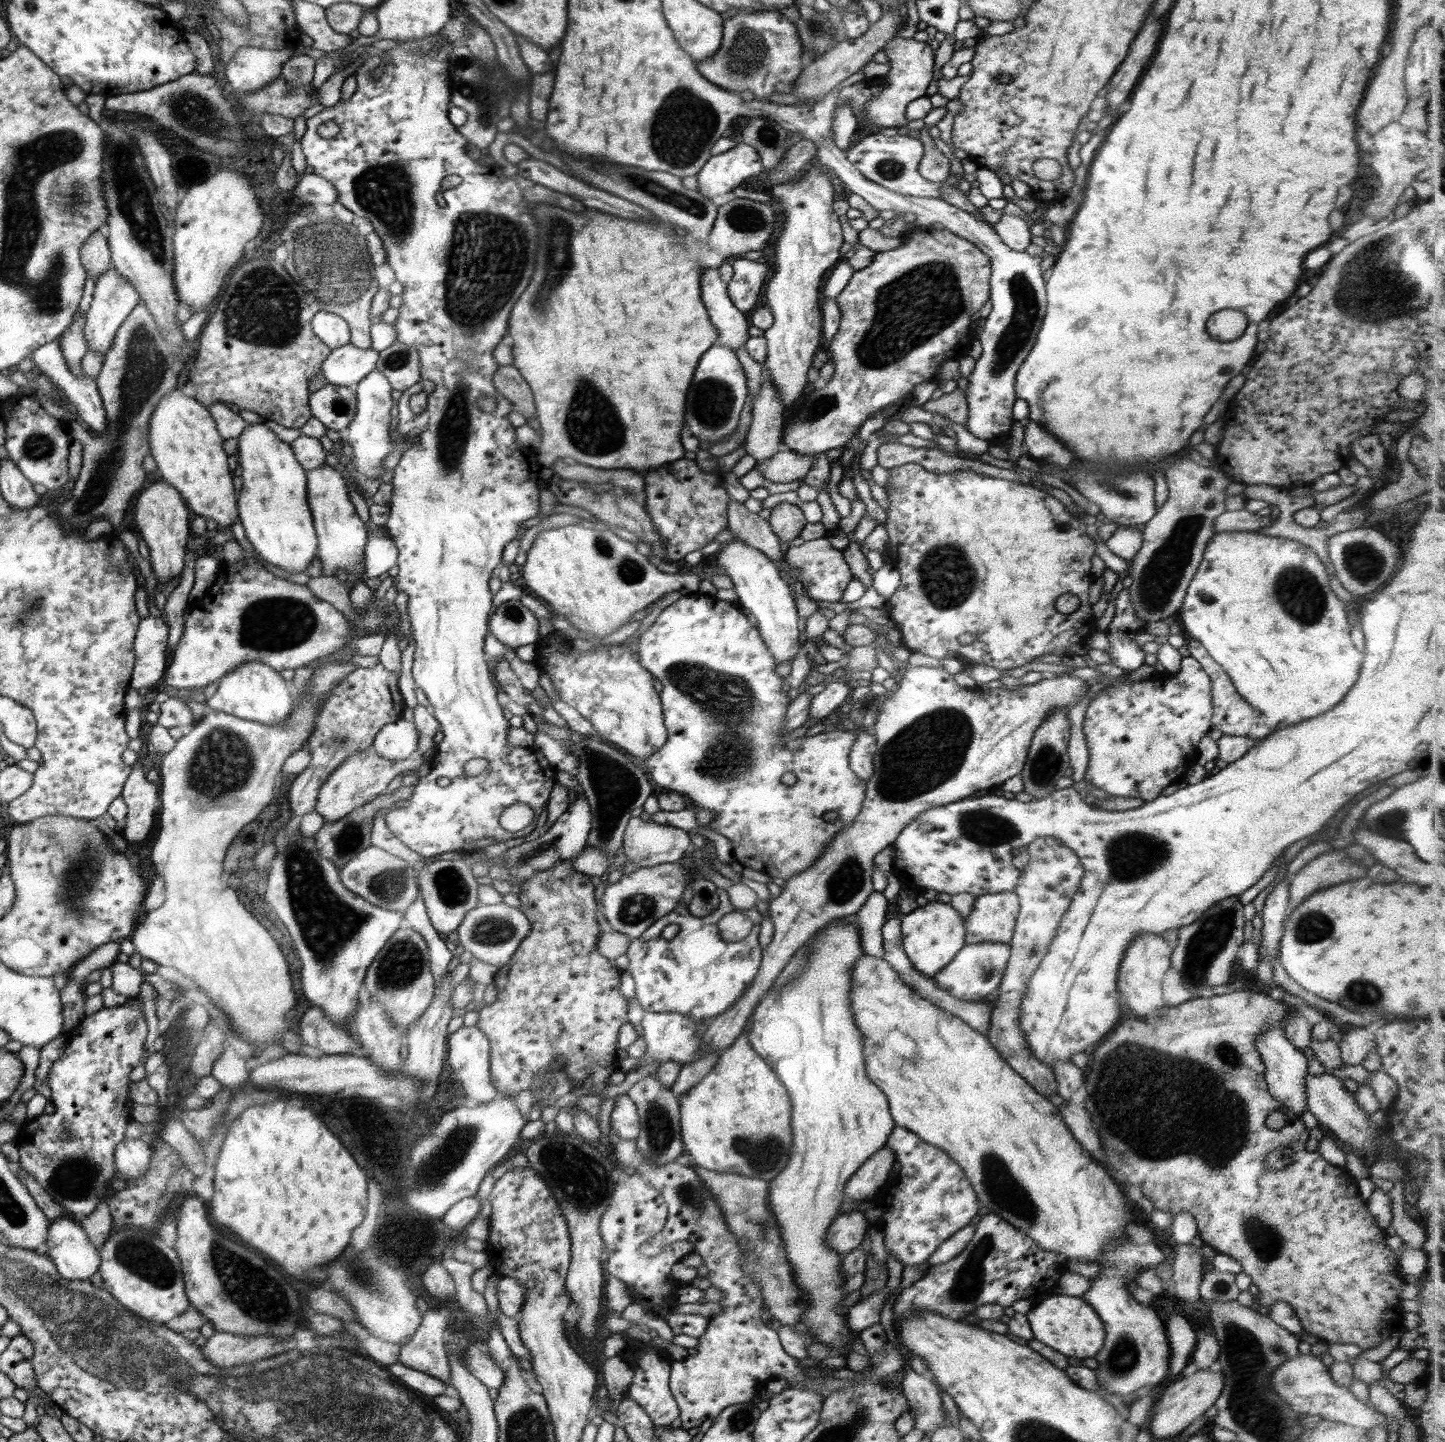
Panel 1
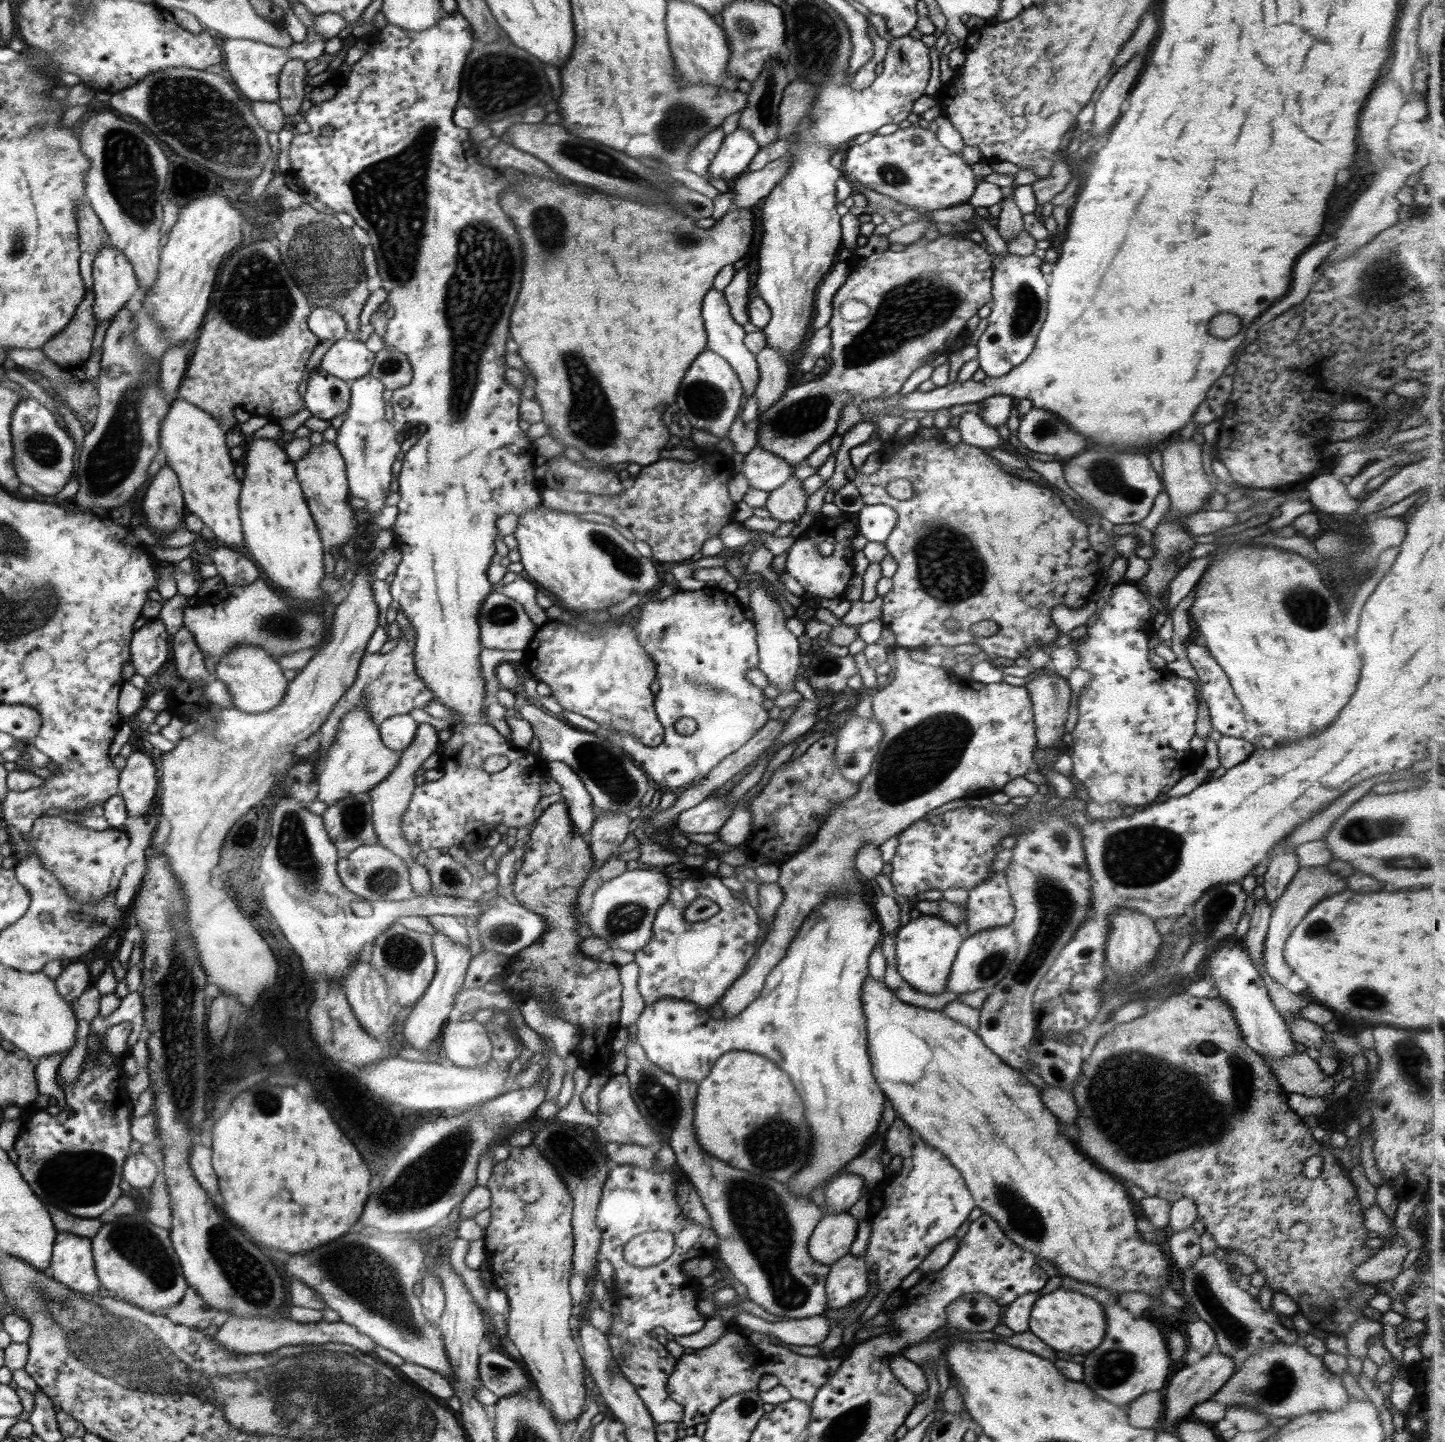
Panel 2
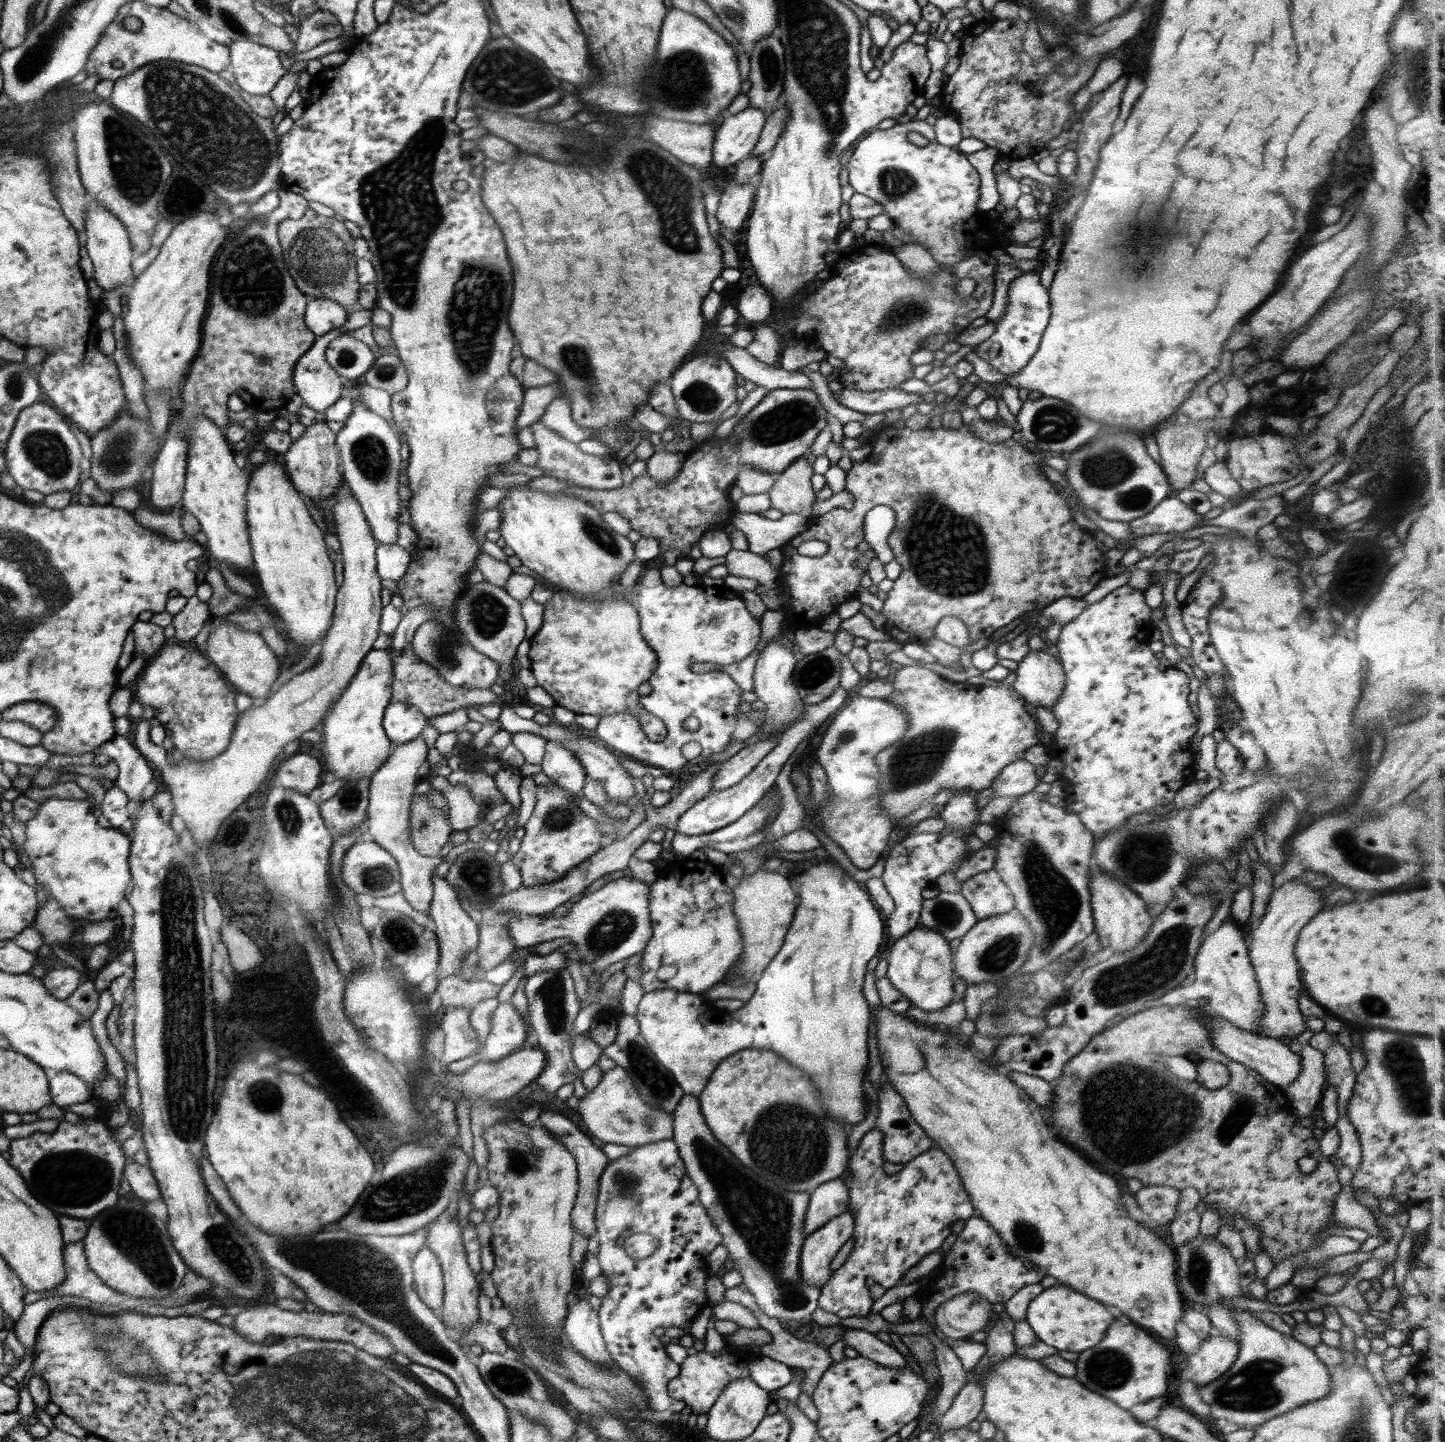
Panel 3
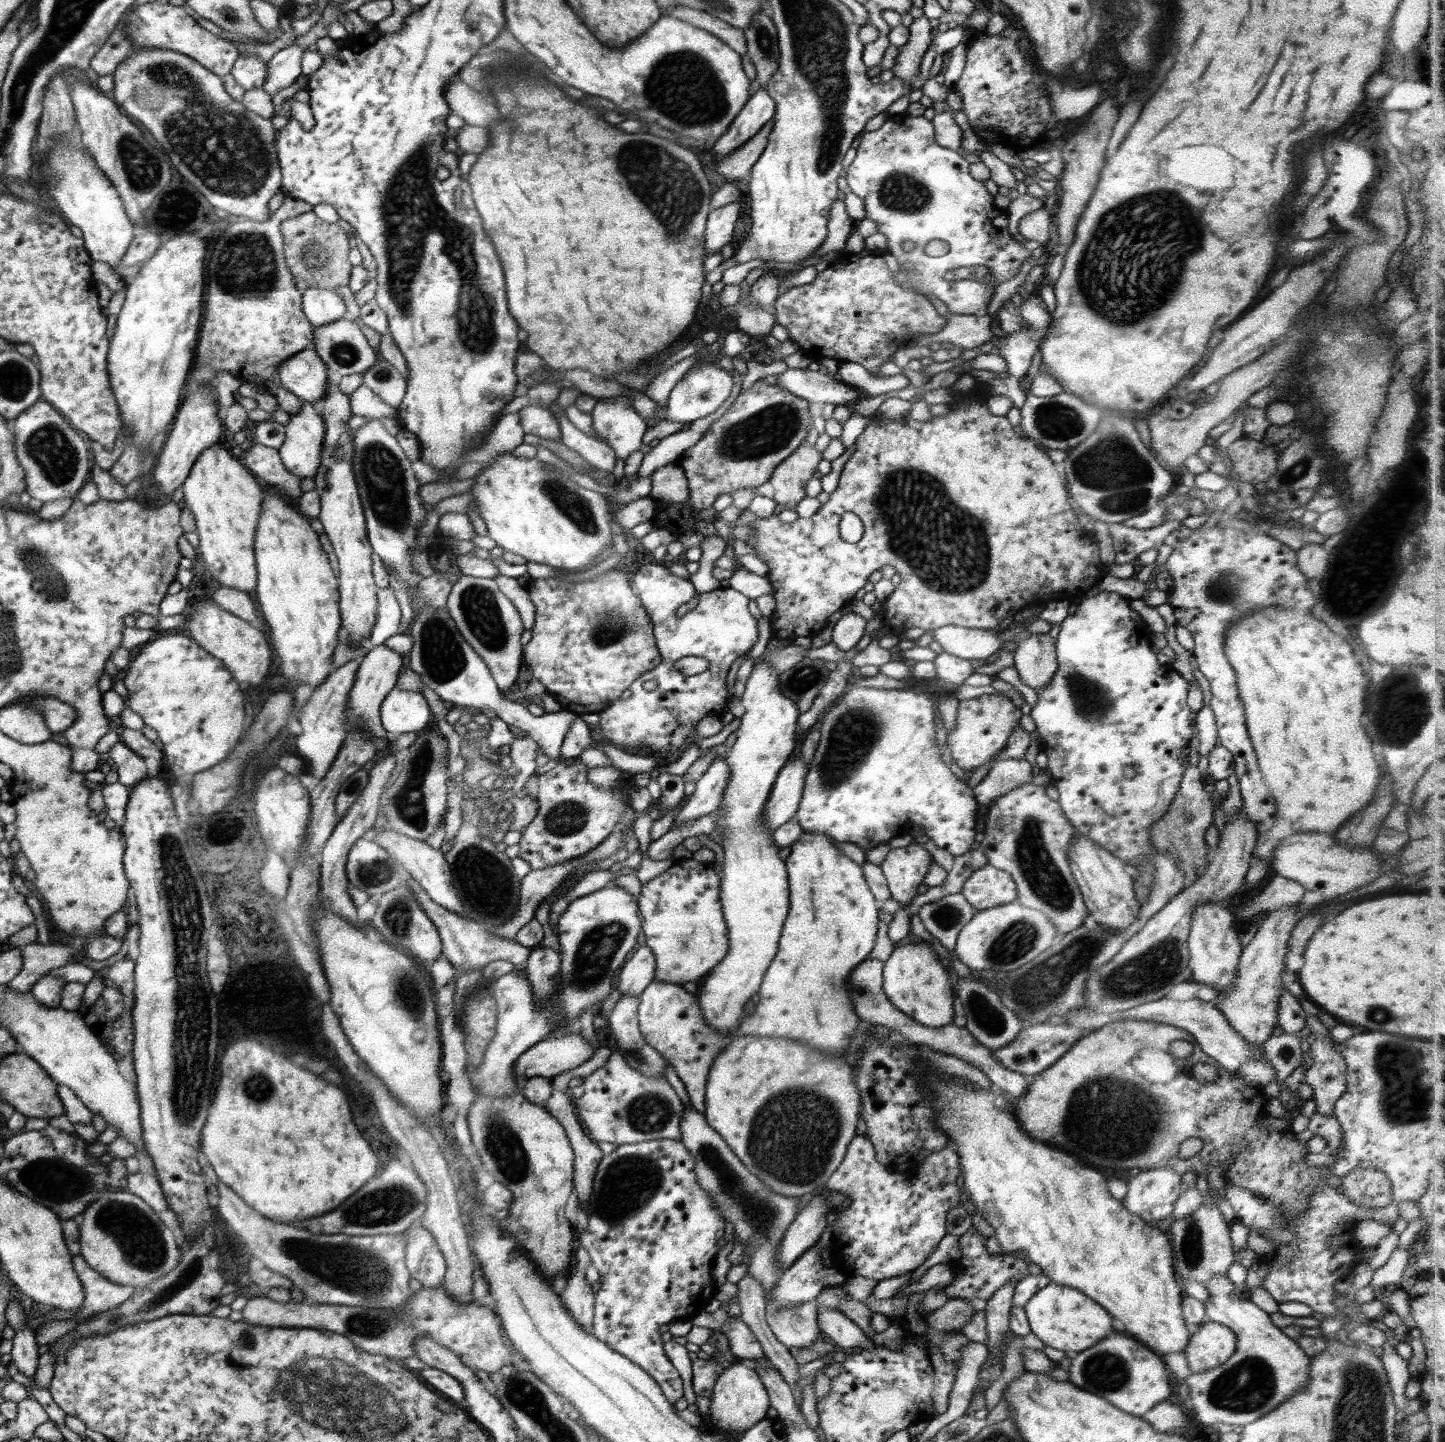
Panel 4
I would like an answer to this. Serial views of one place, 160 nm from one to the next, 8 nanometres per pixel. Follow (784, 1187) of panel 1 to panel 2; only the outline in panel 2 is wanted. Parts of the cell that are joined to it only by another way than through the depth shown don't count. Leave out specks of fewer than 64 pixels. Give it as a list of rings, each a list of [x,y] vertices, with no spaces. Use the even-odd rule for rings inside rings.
[[[829,896],[818,908],[812,911],[812,914],[801,924],[798,934],[792,939],[790,946],[784,954],[782,961],[778,962],[778,965],[768,973],[766,977],[766,983],[764,983],[764,989],[760,991],[760,995],[748,1005],[744,1011],[734,1016],[734,1019],[714,1020],[709,1016],[706,1009],[698,1007],[694,1003],[688,1003],[684,1001],[678,1001],[676,999],[658,999],[656,1003],[652,1005],[644,1005],[644,1011],[638,1016],[634,1027],[632,1028],[633,1034],[636,1034],[636,1040],[640,1046],[645,1050],[647,1059],[656,1066],[659,1066],[664,1072],[674,1075],[678,1080],[692,1081],[698,1084],[701,1080],[704,1080],[705,1076],[711,1072],[713,1064],[722,1056],[725,1052],[731,1050],[743,1050],[756,1053],[757,1055],[764,1056],[768,1060],[771,1060],[786,1072],[786,1074],[792,1080],[792,1084],[796,1086],[796,1092],[800,1094],[800,1100],[804,1104],[804,1118],[808,1123],[809,1133],[811,1134],[811,1147],[809,1148],[809,1157],[807,1163],[798,1171],[786,1184],[789,1187],[789,1191],[793,1192],[796,1196],[808,1196],[811,1199],[810,1192],[814,1190],[816,1186],[829,1182],[832,1176],[836,1176],[840,1170],[850,1162],[853,1158],[859,1156],[866,1148],[866,1142],[871,1136],[876,1134],[878,1126],[880,1126],[880,1118],[882,1111],[884,1111],[885,1097],[882,1090],[875,1081],[872,1074],[870,1057],[868,1056],[867,1045],[867,1027],[866,1016],[862,1009],[862,986],[864,986],[864,979],[868,974],[868,962],[872,949],[883,939],[883,932],[881,931],[881,924],[878,920],[875,911],[872,912],[872,908],[868,904],[864,903],[861,897],[844,898],[842,896]]]

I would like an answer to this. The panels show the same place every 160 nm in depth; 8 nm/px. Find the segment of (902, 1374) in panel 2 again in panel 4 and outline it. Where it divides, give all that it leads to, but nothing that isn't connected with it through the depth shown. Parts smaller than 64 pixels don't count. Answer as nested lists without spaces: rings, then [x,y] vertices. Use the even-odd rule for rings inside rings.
[[[815,1302],[815,1307],[817,1308],[817,1323],[820,1331],[825,1336],[829,1336],[832,1342],[844,1351],[872,1350],[877,1347],[870,1335],[864,1333],[839,1309],[828,1308],[819,1302]]]

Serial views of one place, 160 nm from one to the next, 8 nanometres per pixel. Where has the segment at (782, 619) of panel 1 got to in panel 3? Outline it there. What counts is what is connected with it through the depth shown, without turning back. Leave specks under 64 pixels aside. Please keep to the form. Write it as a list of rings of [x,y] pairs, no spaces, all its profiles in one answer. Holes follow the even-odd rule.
[[[777,639],[771,640],[759,653],[753,674],[754,689],[752,691],[757,694],[757,700],[762,700],[767,706],[764,711],[766,723],[756,731],[757,735],[763,734],[760,741],[776,735],[780,736],[781,733],[774,734],[772,729],[796,718],[805,710],[792,676],[798,659],[797,653],[793,653],[788,647],[777,643]]]

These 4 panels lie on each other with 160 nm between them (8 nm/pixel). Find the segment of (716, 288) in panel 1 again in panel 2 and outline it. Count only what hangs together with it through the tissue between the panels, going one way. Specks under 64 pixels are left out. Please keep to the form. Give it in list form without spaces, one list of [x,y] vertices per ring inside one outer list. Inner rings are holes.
[[[714,287],[708,290],[706,298],[704,298],[704,304],[702,304],[702,318],[707,332],[707,348],[717,352],[730,363],[743,386],[743,394],[747,397],[752,396],[755,387],[760,383],[757,360],[755,359],[755,354],[745,347],[743,340],[746,331],[744,331],[742,325],[739,325],[731,317],[730,307],[726,302],[723,291],[718,291]]]

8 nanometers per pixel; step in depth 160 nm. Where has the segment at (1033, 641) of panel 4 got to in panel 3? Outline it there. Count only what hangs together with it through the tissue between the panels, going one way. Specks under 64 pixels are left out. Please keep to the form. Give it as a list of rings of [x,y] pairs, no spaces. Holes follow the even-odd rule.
[[[1031,650],[1018,662],[1013,689],[1032,706],[1055,707],[1064,692],[1066,675],[1060,659],[1045,651]]]

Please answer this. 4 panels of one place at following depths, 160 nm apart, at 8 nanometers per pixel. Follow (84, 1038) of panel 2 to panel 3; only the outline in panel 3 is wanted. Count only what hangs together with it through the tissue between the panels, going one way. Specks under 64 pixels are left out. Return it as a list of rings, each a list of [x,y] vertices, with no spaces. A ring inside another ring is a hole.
[[[45,1069],[49,1078],[50,1097],[57,1107],[65,1108],[79,1103],[85,1103],[92,1097],[89,1086],[75,1074],[68,1071]]]

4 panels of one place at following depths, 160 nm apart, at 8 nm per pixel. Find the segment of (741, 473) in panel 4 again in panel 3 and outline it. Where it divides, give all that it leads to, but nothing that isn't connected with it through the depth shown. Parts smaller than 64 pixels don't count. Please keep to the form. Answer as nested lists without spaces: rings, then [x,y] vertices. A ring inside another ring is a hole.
[[[776,388],[776,390],[771,390],[754,409],[740,419],[726,440],[720,440],[718,444],[704,442],[687,451],[680,476],[676,476],[676,480],[668,481],[666,486],[664,484],[662,486],[656,485],[646,473],[640,478],[635,477],[629,486],[618,489],[595,490],[589,487],[580,488],[576,485],[564,488],[562,493],[574,495],[574,497],[584,500],[588,505],[602,513],[616,512],[626,521],[630,520],[632,530],[640,533],[643,538],[652,537],[660,541],[660,555],[664,556],[668,549],[674,549],[679,558],[686,558],[694,544],[700,543],[704,532],[725,527],[730,522],[730,518],[734,516],[734,512],[731,511],[732,504],[724,492],[735,484],[738,471],[744,467],[752,467],[770,473],[772,476],[780,474],[812,446],[818,433],[826,428],[828,416],[830,414],[820,405],[820,399],[812,389]]]

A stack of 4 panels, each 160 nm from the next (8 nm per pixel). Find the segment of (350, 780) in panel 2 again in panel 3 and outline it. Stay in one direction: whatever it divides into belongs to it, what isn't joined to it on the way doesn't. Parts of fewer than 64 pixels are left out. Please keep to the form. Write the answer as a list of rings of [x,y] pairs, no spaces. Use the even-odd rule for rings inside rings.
[[[372,649],[348,686],[323,718],[322,766],[334,778],[367,778],[372,776],[390,756],[392,741],[383,727],[384,711],[391,703],[393,660],[387,649]]]

